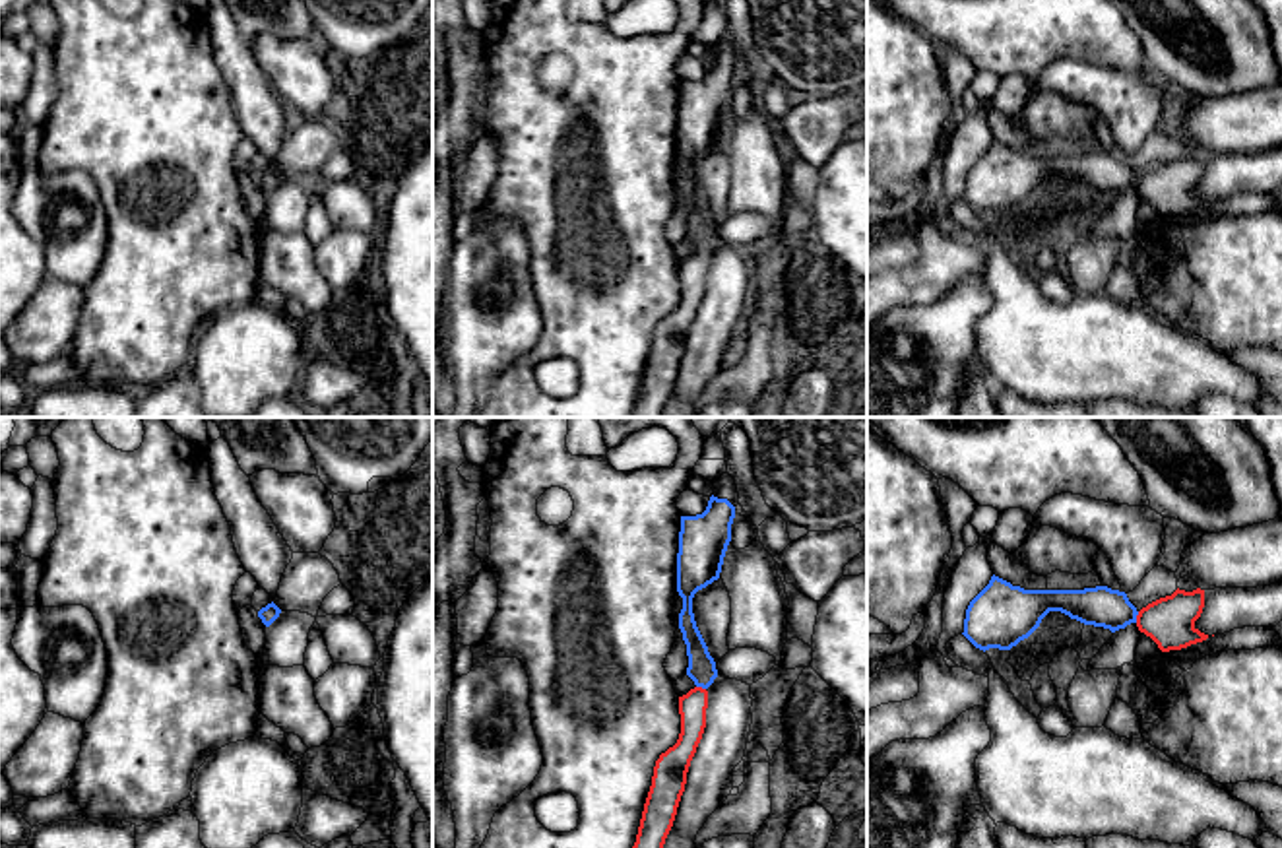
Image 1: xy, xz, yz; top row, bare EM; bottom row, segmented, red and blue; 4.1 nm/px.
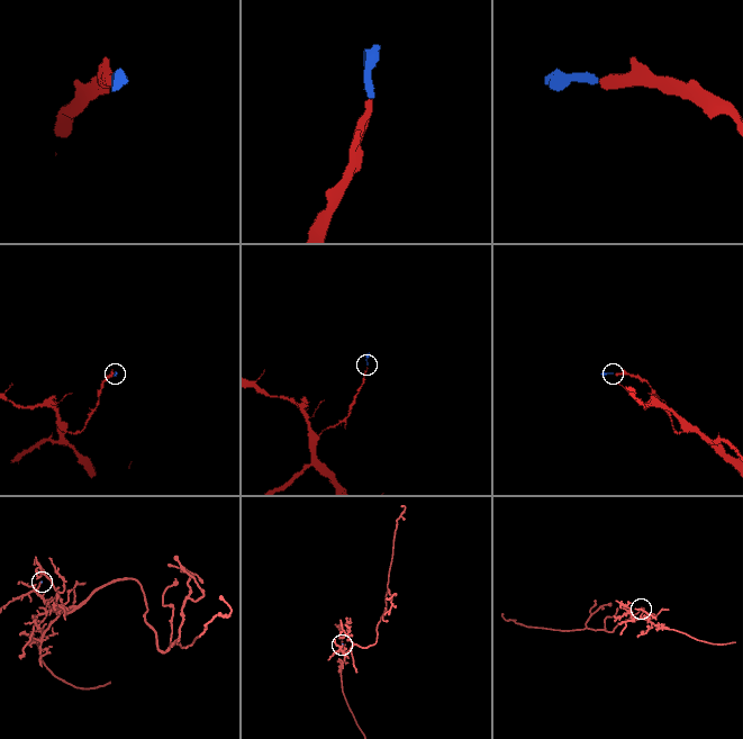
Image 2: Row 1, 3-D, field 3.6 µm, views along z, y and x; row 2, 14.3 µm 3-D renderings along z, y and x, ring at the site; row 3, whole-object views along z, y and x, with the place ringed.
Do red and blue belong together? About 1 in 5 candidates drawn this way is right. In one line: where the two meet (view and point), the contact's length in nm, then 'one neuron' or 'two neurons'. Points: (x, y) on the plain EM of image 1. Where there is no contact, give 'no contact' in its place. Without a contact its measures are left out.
yz (1137, 183) | 50 nm | one neuron

